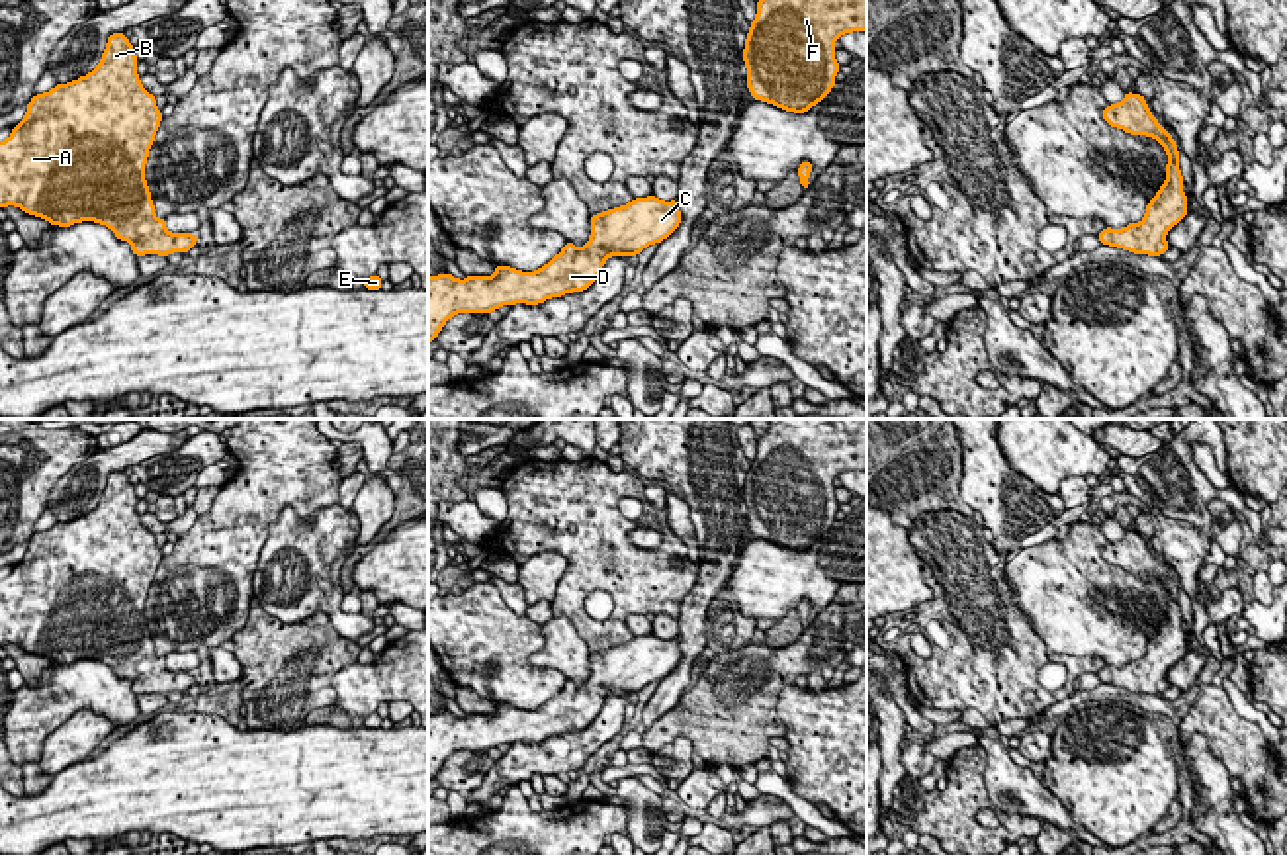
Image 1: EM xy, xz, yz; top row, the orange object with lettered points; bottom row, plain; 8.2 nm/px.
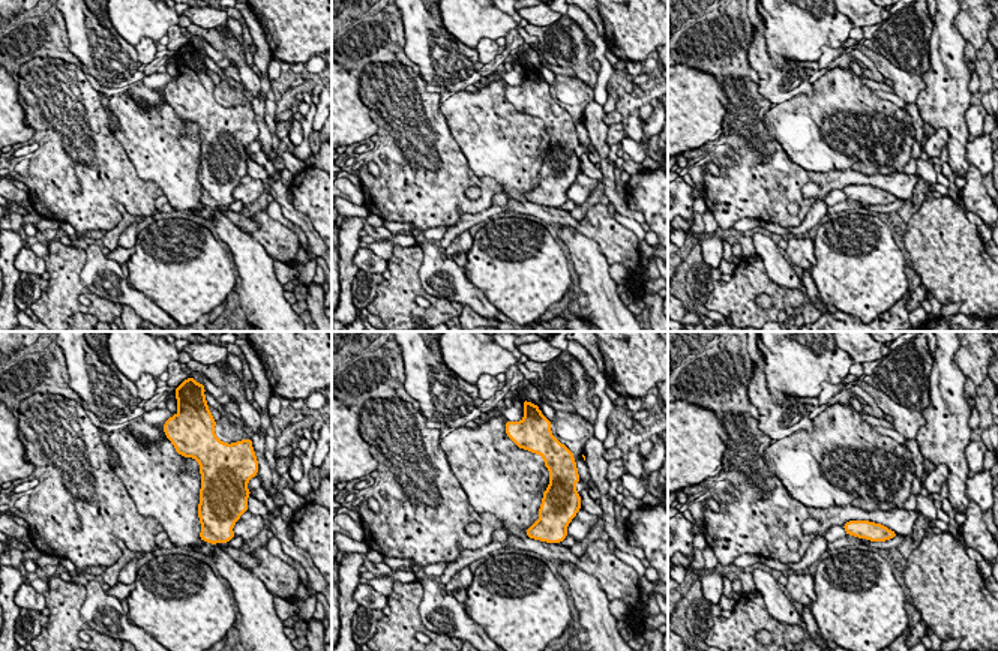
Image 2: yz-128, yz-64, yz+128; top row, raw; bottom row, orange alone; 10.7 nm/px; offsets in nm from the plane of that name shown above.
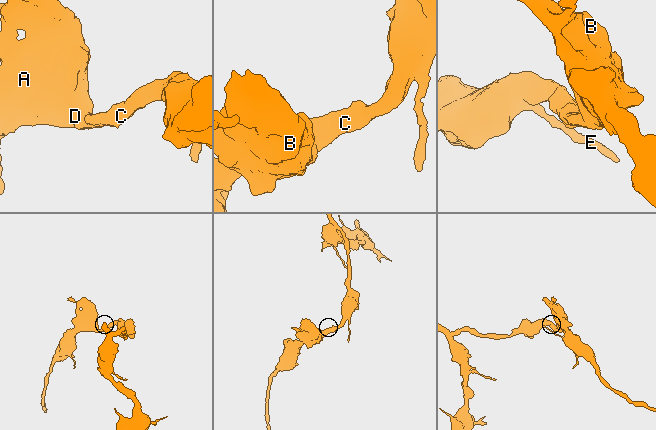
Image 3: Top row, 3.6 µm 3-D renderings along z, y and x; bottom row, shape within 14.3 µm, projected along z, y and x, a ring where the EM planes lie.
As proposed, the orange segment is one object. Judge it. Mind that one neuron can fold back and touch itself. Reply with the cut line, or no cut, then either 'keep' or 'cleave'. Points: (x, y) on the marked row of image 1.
cut none; keep

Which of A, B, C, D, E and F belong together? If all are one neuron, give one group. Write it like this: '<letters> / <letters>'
A B C D E F

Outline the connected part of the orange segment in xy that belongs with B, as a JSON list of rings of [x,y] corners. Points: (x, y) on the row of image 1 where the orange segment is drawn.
[[[111,33],[90,74],[31,98],[25,117],[0,141],[0,209],[16,205],[59,227],[102,223],[129,241],[135,256],[186,254],[198,243],[196,233],[170,233],[166,219],[155,215],[145,162],[162,112],[141,86],[137,63],[125,33]]]

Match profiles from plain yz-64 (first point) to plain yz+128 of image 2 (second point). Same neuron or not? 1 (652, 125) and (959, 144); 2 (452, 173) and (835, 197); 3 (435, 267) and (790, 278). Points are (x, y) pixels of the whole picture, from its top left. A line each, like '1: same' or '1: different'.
1: different
2: different
3: same

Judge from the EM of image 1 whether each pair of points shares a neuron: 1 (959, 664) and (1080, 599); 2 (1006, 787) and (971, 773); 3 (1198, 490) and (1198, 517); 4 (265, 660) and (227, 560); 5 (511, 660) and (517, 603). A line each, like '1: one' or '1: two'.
1: two
2: two
3: one
4: two
5: two

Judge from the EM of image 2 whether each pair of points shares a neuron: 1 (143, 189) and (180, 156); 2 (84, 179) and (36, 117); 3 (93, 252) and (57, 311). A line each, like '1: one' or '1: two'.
1: two
2: one
3: two

